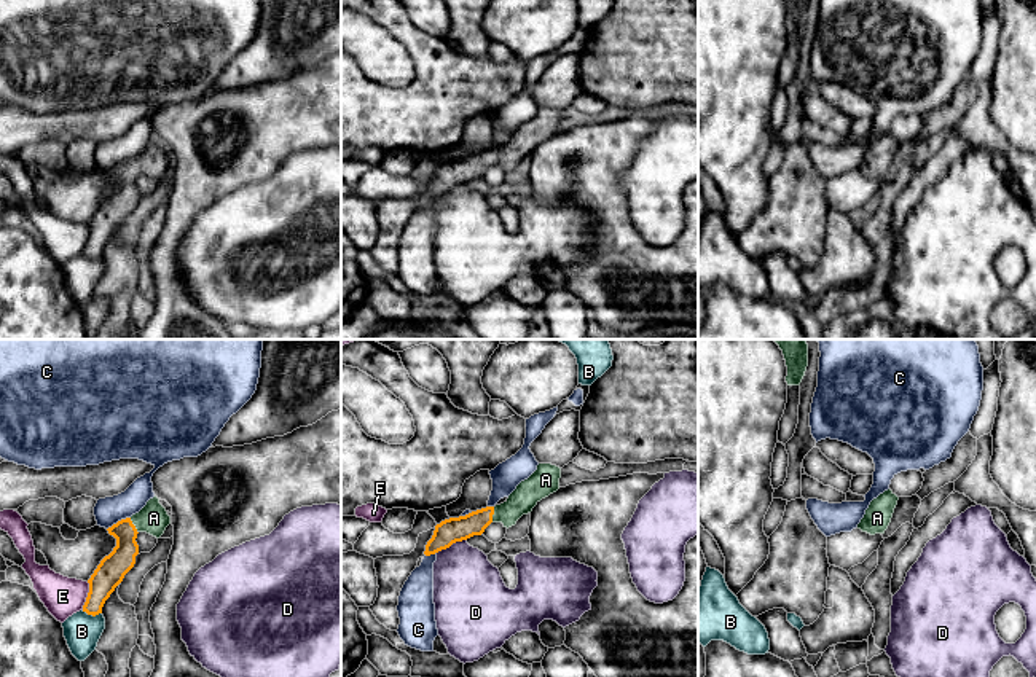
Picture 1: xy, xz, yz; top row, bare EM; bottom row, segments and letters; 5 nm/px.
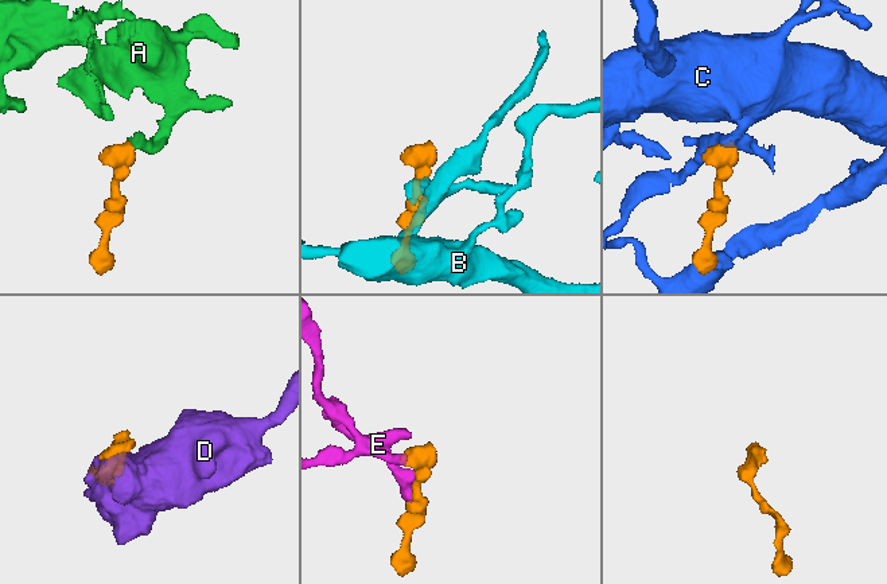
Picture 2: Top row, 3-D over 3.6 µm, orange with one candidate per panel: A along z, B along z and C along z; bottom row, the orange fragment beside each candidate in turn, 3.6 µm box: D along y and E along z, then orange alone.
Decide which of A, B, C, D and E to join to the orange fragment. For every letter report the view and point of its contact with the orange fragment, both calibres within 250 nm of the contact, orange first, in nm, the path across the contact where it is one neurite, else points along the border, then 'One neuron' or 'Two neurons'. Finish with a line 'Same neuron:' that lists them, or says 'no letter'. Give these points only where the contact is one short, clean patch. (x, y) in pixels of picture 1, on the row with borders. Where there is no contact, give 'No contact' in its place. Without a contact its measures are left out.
A: Touches orange at xz (493, 513). Thickness 130 nm (orange) against 140 nm. Path across: xz (450, 531), (469, 526), (493, 513), (507, 513), (528, 493). One neuron
B: Touches orange at xy (91, 614). Thickness 140 nm (orange) against 190 nm. Boundary: xy (82, 610), (91, 615), (101, 614). Two neurons
C: Touches orange at xy (118, 521). Thickness 140 nm (orange) against 140 nm. Boundary: xy (129, 516), (107, 529). Two neurons
D: Touches orange at xz (451, 543). Thickness 130 nm (orange) against 360 nm. Two neurons
E: Touches orange at xy (88, 596). Thickness 140 nm (orange) against 200 nm. Boundary: xy (88, 582), (88, 596), (82, 609). Two neurons
Same neuron: A

